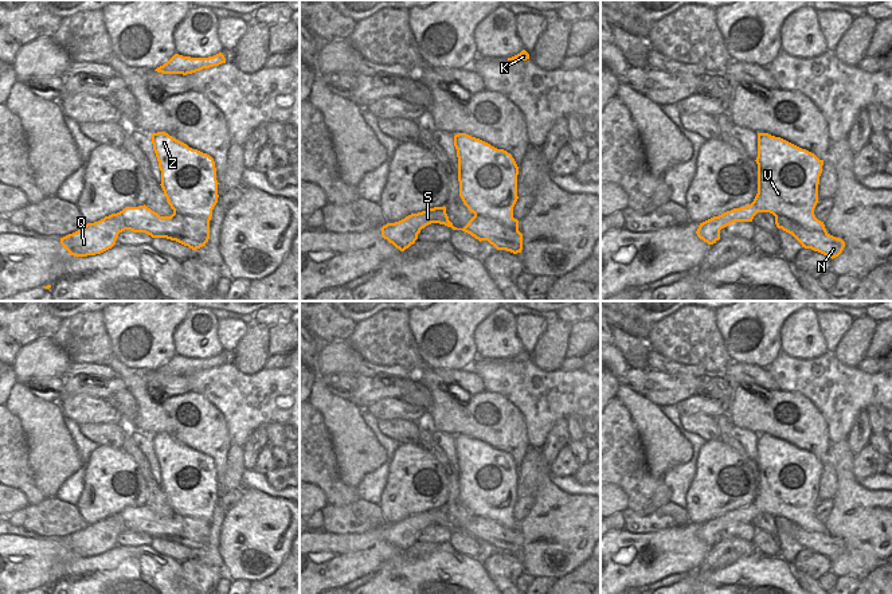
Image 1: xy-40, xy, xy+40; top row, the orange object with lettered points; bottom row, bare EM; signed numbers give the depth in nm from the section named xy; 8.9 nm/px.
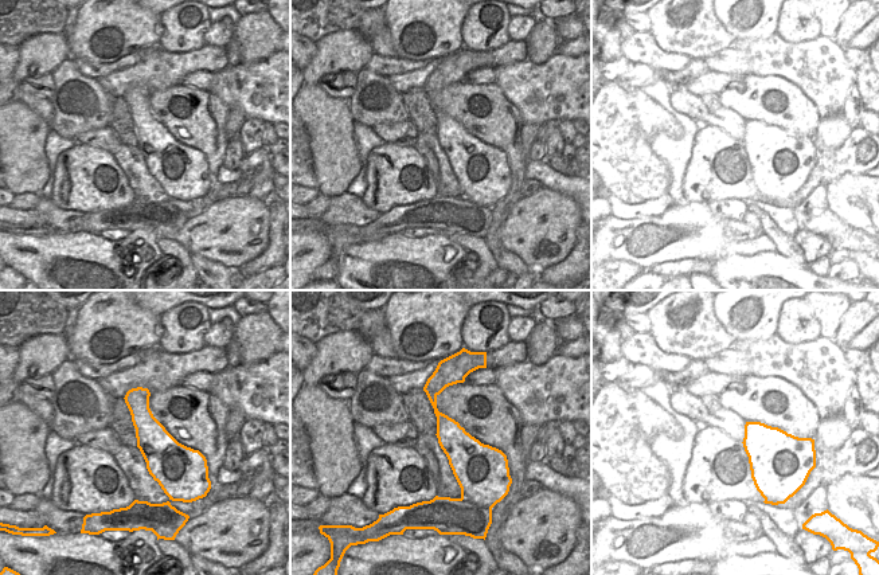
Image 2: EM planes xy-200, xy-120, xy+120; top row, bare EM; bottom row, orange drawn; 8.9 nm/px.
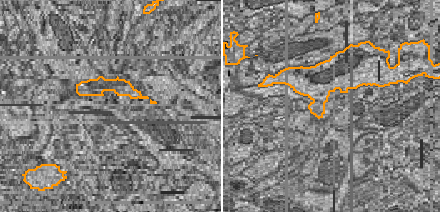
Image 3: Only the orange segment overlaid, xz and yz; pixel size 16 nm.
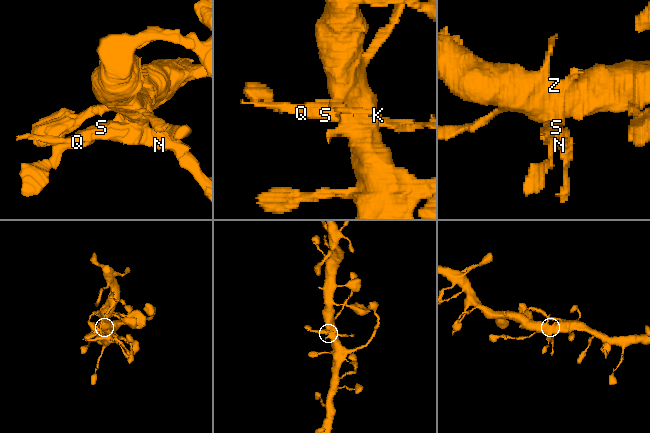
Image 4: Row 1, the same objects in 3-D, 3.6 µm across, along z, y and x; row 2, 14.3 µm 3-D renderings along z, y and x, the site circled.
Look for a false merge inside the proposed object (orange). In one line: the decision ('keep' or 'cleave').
cleave

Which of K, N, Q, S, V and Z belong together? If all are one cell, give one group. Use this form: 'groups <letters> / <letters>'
groups K V Z / N Q S

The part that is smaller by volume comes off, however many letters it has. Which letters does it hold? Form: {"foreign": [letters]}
{"foreign": ["N", "Q", "S"]}

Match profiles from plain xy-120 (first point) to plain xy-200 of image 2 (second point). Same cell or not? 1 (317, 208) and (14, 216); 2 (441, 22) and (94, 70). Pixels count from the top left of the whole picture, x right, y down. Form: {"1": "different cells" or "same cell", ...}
{"1": "different cells", "2": "different cells"}

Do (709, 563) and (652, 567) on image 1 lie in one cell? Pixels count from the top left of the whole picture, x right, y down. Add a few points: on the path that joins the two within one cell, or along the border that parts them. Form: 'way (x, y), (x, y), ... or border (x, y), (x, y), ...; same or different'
border (712, 546), (704, 561), (691, 573); different

